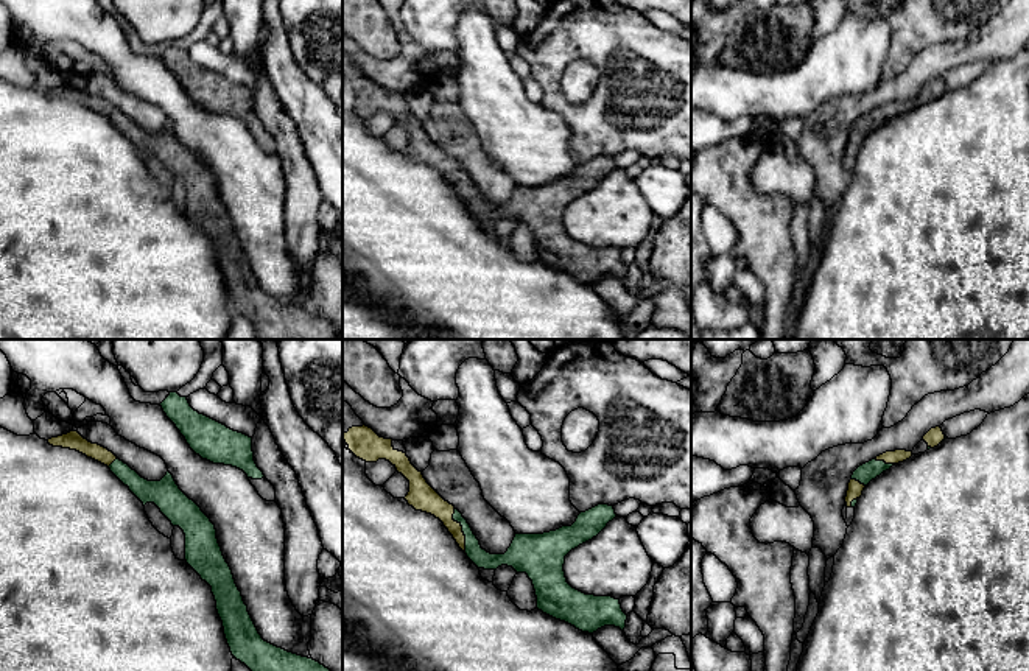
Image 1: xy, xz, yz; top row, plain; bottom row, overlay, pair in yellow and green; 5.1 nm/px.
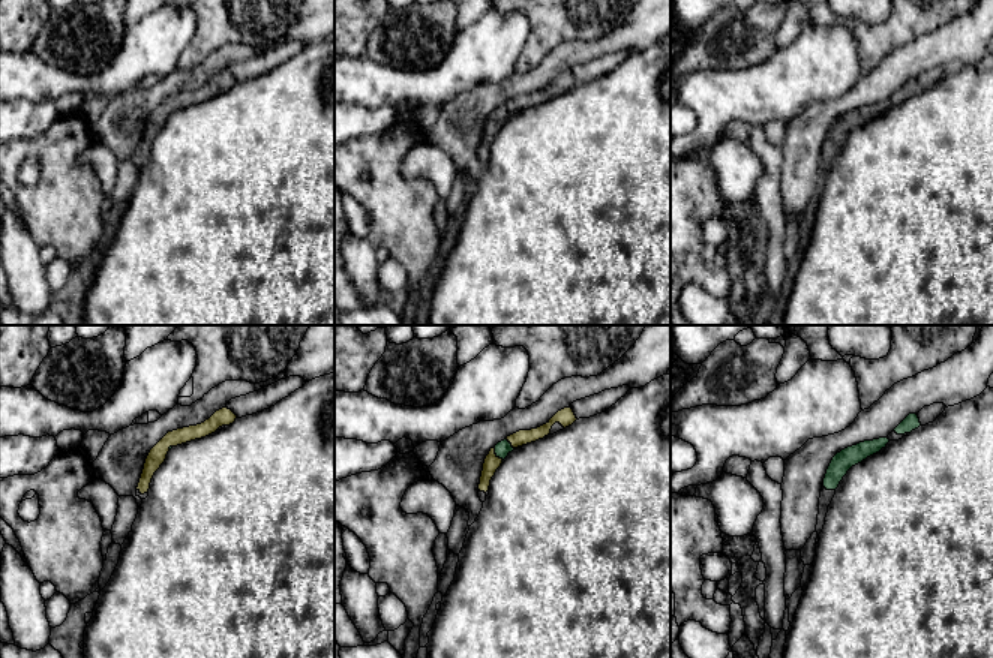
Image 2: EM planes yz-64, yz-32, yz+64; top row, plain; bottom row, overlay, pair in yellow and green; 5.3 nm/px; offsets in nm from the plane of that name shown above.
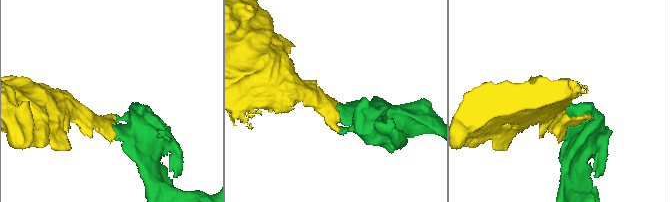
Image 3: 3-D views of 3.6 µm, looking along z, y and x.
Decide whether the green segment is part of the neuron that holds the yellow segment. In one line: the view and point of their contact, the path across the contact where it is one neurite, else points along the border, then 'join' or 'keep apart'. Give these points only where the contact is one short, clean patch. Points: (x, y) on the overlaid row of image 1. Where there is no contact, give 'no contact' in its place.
meets yellow in xz at (461, 531); join

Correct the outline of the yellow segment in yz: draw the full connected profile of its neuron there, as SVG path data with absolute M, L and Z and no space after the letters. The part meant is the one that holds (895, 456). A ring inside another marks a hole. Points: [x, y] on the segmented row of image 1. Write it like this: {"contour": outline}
{"contour": "M895 450L886 451L875 459L859 465L848 483L848 490L845 497L847 508L855 508L862 495L864 487L880 476L883 472L889 470L892 465L903 462L912 456L912 451Z"}

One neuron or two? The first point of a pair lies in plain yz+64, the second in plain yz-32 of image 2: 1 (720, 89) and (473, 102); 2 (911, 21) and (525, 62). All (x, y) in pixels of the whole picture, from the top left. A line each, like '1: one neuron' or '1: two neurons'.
1: two neurons
2: one neuron

